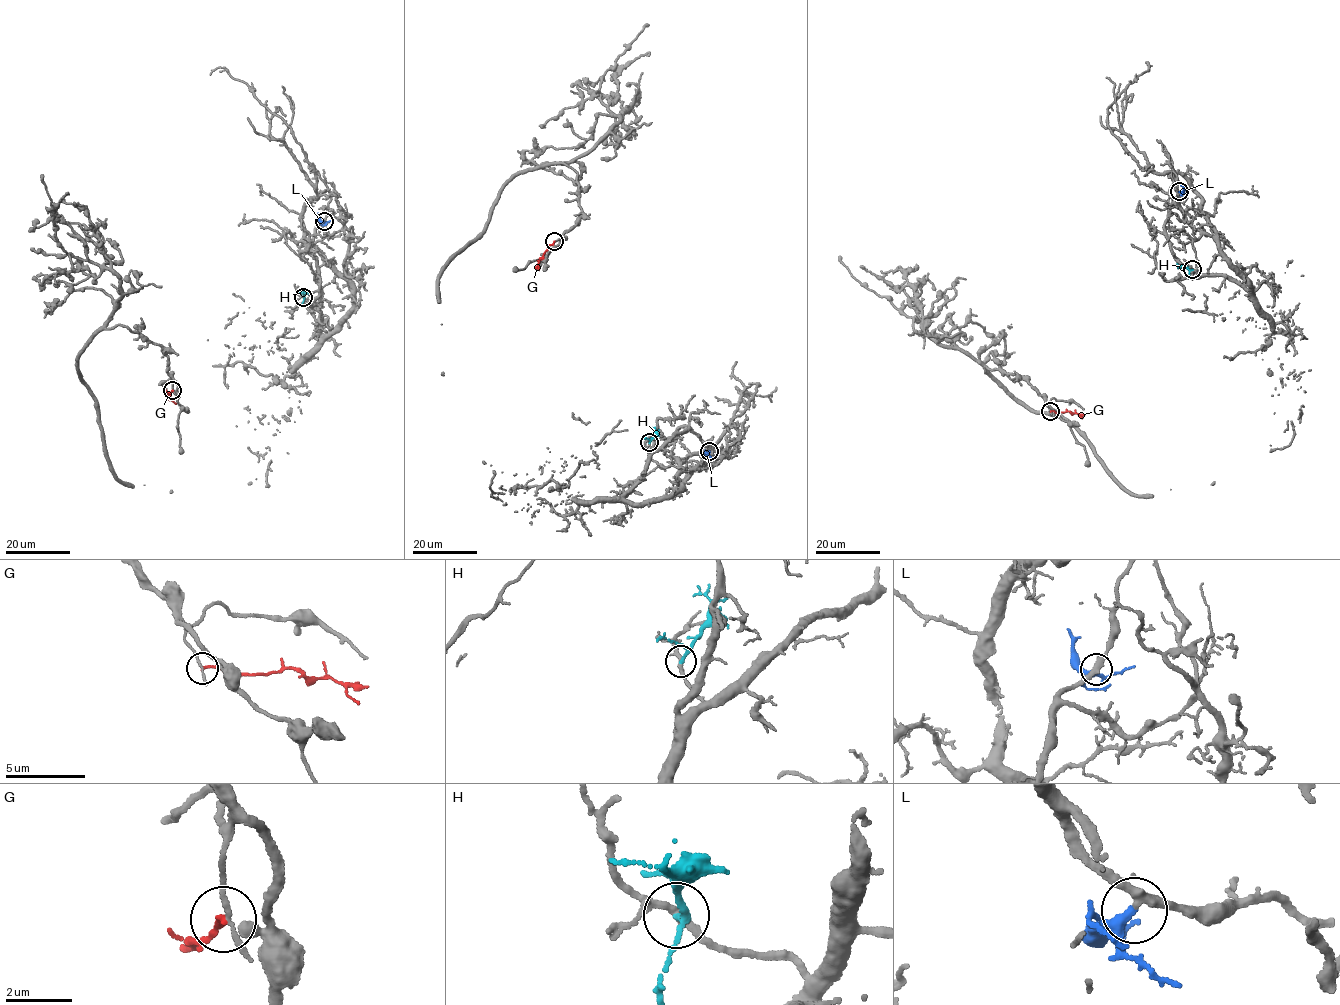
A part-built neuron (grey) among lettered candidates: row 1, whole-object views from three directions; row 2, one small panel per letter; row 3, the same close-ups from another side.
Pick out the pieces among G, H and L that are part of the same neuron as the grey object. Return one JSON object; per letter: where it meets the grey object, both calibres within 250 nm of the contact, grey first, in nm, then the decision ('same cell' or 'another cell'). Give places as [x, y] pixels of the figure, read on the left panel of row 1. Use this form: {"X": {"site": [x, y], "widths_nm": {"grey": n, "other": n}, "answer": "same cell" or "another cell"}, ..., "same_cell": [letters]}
{"G": {"site": [172, 390], "widths_nm": {"grey": 120, "other": 180}, "answer": "another cell"}, "H": {"site": [303, 297], "widths_nm": {"grey": 220, "other": 140}, "answer": "another cell"}, "L": {"site": [324, 221], "widths_nm": {"grey": 320, "other": 200}, "answer": "same cell"}, "same_cell": ["L"]}

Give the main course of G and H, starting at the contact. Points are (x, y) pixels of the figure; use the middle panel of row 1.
G: (554, 241), (539, 261), (539, 269)
H: (649, 443), (655, 430), (652, 429)

